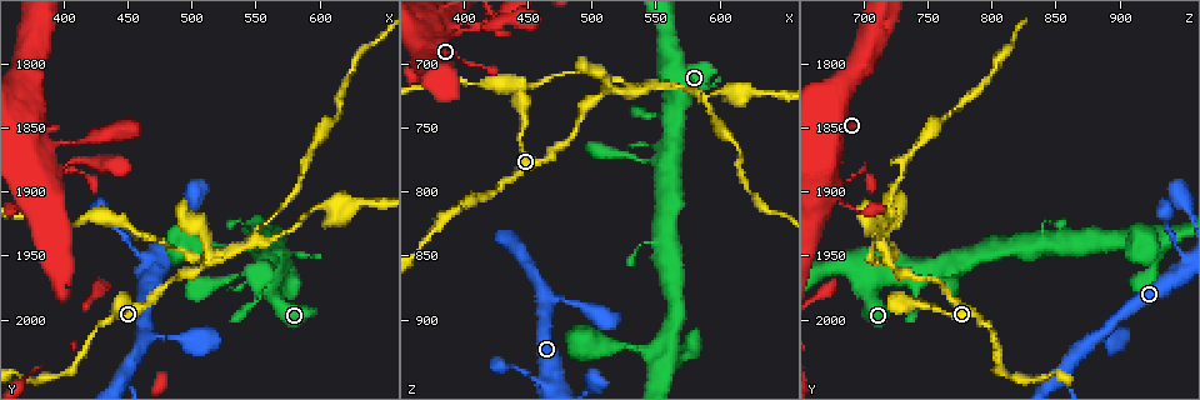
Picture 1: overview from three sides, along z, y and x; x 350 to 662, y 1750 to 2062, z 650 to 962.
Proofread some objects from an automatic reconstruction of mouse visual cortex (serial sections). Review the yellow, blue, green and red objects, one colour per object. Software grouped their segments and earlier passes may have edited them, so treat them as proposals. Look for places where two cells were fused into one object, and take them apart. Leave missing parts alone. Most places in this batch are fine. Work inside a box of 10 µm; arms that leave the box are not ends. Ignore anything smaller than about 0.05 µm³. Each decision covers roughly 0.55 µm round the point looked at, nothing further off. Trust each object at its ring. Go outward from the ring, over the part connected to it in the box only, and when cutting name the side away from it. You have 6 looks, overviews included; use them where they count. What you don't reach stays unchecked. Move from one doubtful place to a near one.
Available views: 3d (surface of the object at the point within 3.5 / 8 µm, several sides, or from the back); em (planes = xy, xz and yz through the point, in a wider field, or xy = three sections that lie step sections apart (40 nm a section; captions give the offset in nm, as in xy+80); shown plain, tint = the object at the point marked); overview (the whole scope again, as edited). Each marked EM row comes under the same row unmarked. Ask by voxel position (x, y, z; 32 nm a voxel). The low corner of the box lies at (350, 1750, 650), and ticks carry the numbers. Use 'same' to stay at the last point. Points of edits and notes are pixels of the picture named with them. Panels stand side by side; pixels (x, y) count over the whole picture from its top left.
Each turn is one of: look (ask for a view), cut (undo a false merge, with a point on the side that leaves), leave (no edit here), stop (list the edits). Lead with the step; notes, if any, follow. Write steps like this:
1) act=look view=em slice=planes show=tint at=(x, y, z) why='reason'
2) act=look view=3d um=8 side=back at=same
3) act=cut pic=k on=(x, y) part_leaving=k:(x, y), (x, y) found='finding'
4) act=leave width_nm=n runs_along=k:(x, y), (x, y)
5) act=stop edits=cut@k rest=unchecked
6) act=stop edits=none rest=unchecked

act=look view=em slice=xy step=1 show=tint at=(554, 1940, 716) why='sudden change in width'

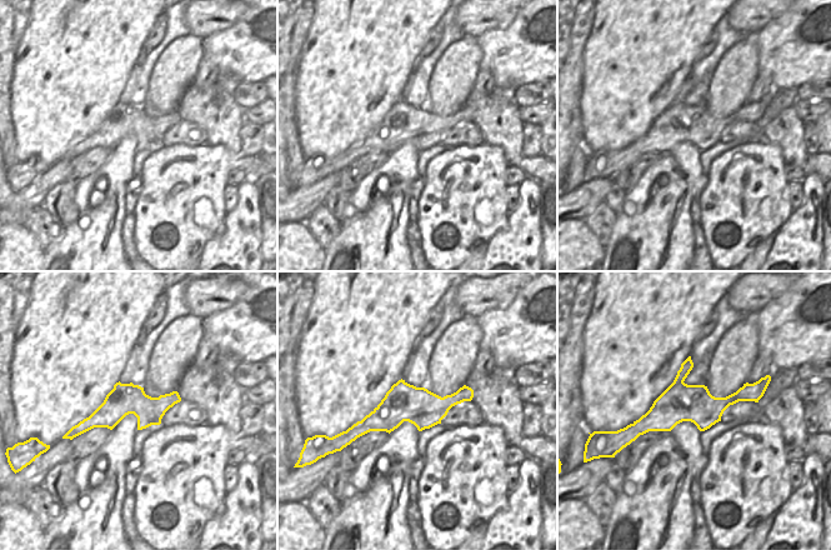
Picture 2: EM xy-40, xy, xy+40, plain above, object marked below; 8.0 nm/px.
act=look view=3d um=3.5 at=same

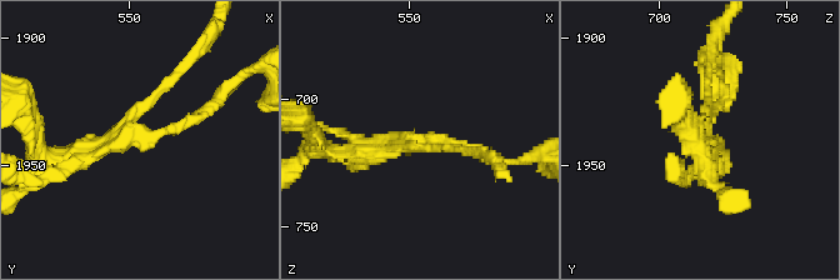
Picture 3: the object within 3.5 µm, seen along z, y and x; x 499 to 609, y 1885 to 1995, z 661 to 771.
act=cut pic=3 on=(176, 129) arm_widths_nm=150,150,250 part_leaving=3:(119, 139), (195, 120), (223, 93) found='two cells meet here'

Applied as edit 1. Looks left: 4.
act=look view=overview why='redraw'

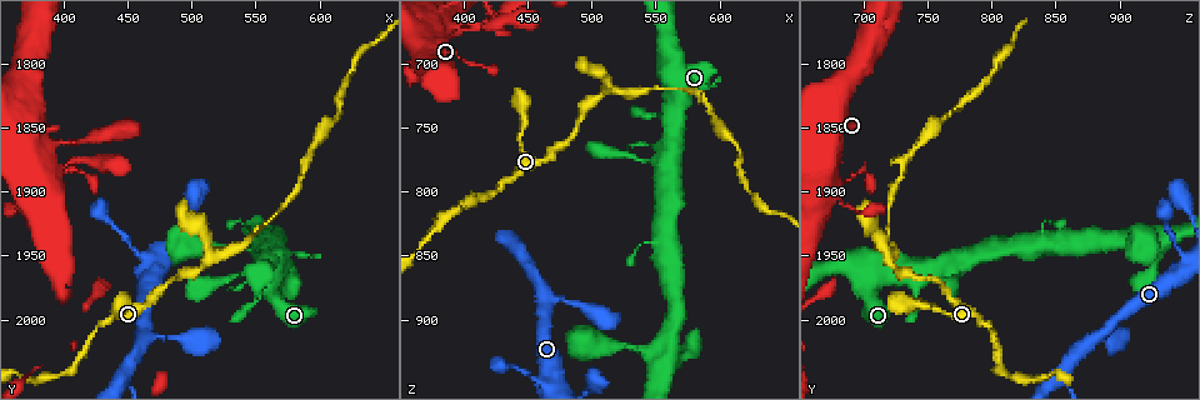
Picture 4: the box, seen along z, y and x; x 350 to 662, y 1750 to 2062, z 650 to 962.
act=look view=3d um=3.5 side=back at=(626, 1804, 804) why='a narrow waist'

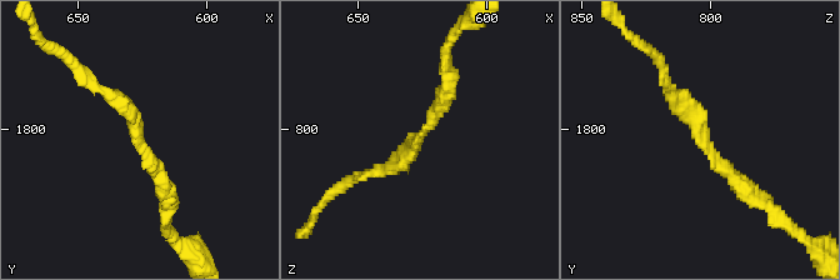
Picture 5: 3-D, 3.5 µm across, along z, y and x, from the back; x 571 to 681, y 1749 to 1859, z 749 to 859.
act=look view=em slice=xy step=5 show=tint at=(625, 1807, 802) arm_widths_nm=200,200 why='shape alone is not enough'

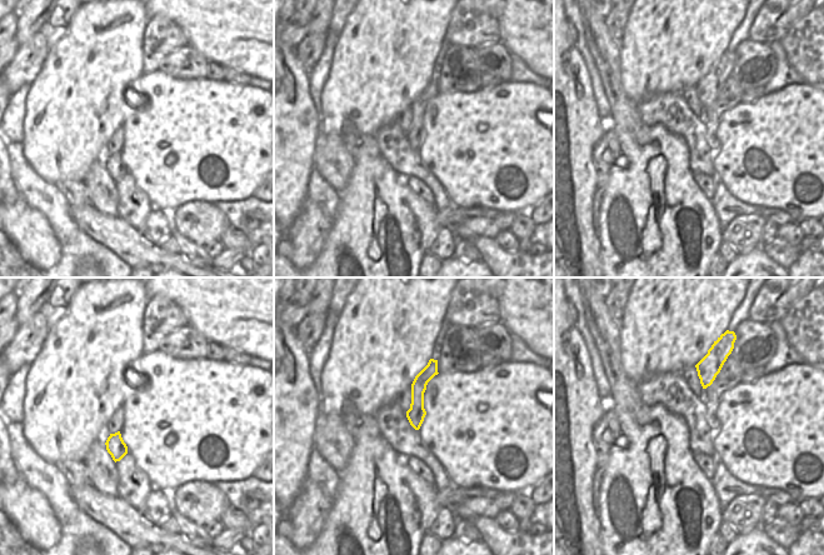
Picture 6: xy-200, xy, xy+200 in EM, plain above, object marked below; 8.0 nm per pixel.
act=leave runs_along=5:(756, 199), (718, 164), (670, 88) found='all the same cell'

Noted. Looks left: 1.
act=stop edits=cut@3 rest=unchecked

